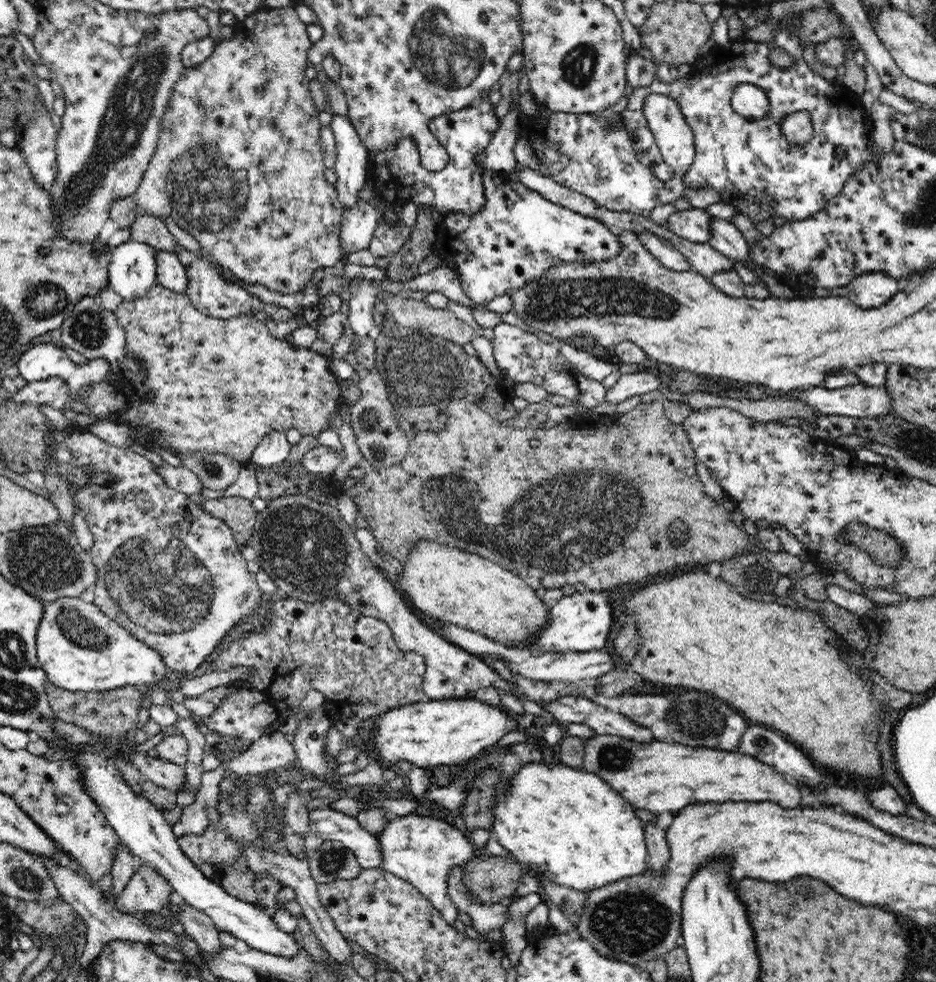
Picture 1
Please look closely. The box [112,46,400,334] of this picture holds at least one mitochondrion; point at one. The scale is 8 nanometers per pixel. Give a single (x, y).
(203, 190)

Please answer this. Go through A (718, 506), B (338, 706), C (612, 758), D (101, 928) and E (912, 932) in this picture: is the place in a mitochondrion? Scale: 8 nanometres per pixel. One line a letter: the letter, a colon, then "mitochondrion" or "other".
A: other
B: other
C: mitochondrion
D: other
E: other

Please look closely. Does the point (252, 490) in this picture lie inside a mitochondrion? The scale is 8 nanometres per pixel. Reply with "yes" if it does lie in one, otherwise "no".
no

